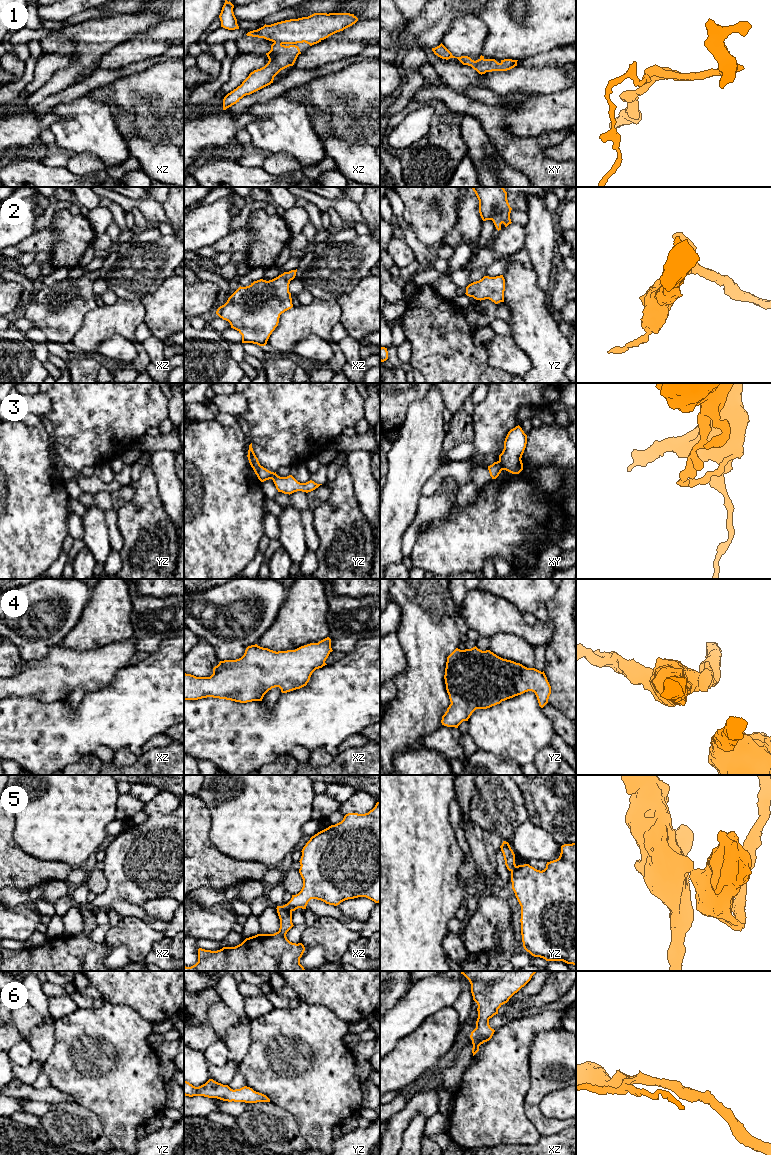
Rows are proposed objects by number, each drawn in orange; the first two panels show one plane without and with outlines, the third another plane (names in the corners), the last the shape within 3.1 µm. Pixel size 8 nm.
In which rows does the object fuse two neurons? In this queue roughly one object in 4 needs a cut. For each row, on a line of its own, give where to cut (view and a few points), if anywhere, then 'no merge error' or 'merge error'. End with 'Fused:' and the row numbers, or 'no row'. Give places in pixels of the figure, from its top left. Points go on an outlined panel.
1: cut none; no merge error
2: cut none; no merge error
3: cut xy (498, 461), (503, 469); merge error
4: cut none; no merge error
5: cut xz (284, 905), (291, 911); merge error
6: cut none; no merge error
Fused: 3, 5

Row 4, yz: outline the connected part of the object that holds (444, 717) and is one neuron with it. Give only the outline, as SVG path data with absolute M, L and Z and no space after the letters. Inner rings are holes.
M476 646L465 650L456 648L447 657L444 679L451 704L442 716L441 723L447 727L458 728L463 721L468 721L476 709L490 708L528 691L535 693L539 706L543 708L551 694L551 686L544 671L527 668Z

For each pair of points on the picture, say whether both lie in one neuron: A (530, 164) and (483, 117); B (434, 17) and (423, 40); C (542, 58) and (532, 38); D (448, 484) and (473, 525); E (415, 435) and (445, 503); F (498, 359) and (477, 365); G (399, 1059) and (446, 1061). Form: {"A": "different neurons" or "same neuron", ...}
{"A": "same neuron", "B": "same neuron", "C": "different neurons", "D": "different neurons", "E": "different neurons", "F": "different neurons", "G": "different neurons"}

